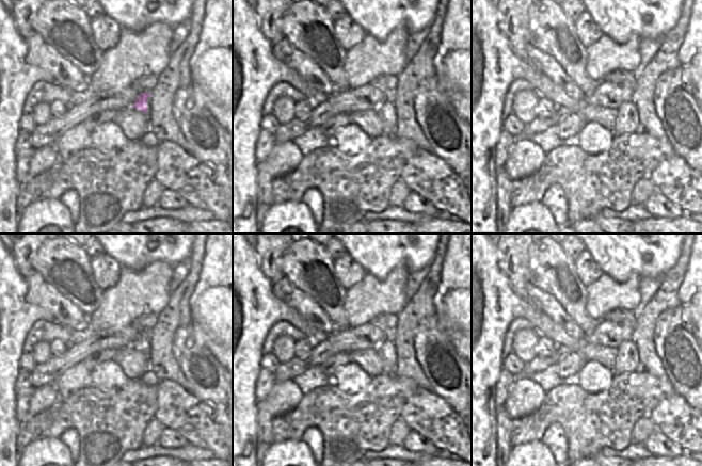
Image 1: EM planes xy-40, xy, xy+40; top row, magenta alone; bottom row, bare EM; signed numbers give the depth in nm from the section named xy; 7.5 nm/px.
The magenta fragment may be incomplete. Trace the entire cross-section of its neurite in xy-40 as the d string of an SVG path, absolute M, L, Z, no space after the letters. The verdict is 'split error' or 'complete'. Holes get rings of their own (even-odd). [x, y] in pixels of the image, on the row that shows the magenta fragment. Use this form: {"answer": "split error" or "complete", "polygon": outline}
{"answer": "complete", "polygon": "M141 93L132 108L135 110L140 110L144 113L147 113L147 98L148 98L148 96L149 96L149 93Z"}

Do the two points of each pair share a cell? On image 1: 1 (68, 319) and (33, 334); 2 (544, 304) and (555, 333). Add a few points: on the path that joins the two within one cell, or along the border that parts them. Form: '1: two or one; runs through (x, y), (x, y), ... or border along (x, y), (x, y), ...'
1: two; border along (56, 322), (67, 328), (81, 331)
2: two; border along (529, 304), (545, 314), (570, 334)

